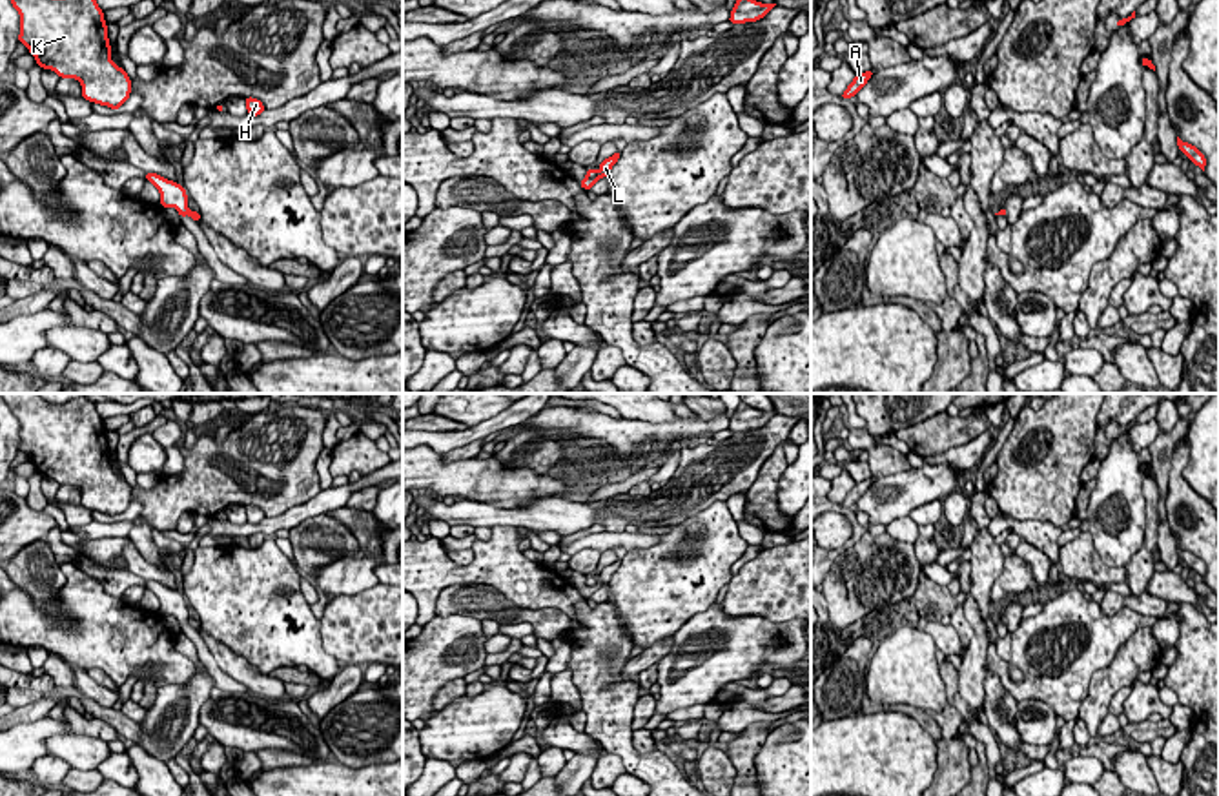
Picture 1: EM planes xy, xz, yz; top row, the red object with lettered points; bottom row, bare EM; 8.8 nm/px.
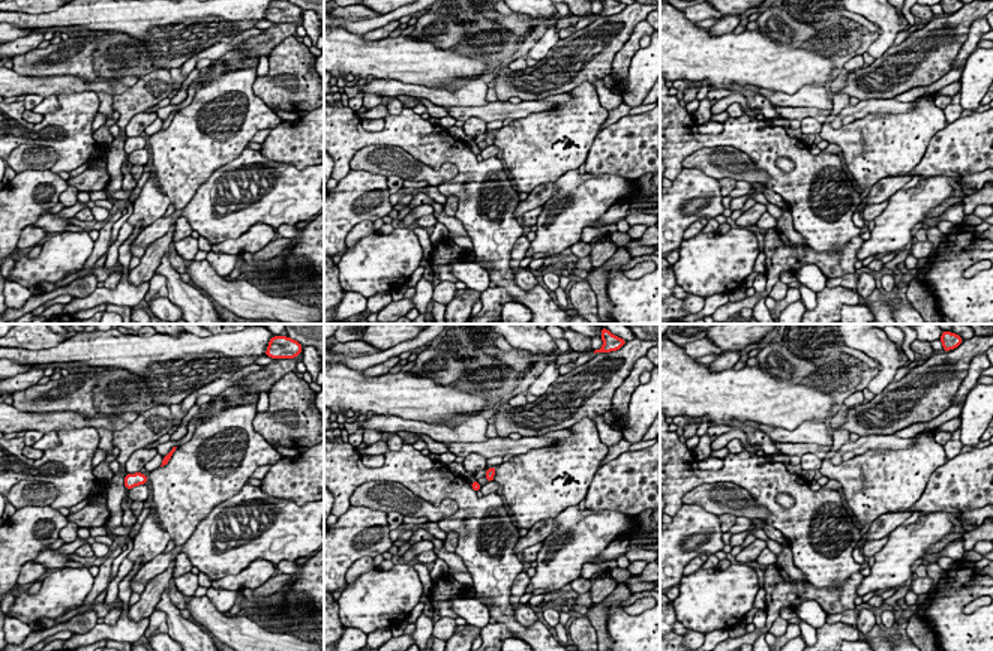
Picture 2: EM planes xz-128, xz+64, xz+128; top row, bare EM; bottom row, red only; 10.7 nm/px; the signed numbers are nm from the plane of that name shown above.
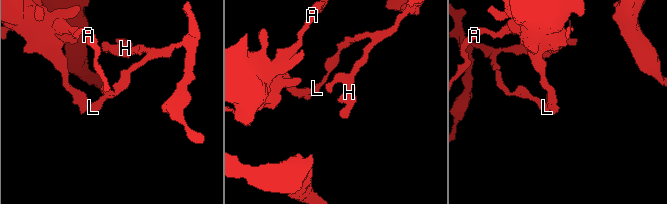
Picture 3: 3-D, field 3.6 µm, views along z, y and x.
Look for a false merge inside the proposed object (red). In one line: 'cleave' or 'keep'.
cleave

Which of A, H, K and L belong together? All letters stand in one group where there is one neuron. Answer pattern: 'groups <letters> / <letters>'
groups A K / H L

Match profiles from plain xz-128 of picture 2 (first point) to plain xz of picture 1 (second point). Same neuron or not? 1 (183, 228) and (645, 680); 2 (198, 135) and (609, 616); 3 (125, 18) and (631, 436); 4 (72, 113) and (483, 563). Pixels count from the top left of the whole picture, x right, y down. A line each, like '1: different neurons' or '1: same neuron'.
1: same neuron
2: different neurons
3: same neuron
4: same neuron

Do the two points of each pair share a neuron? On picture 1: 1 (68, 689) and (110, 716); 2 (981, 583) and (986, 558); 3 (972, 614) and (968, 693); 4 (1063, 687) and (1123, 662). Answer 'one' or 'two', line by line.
1: one
2: one
3: one
4: two

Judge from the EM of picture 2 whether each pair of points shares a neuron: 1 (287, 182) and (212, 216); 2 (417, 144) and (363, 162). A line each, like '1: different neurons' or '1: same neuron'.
1: same neuron
2: different neurons

